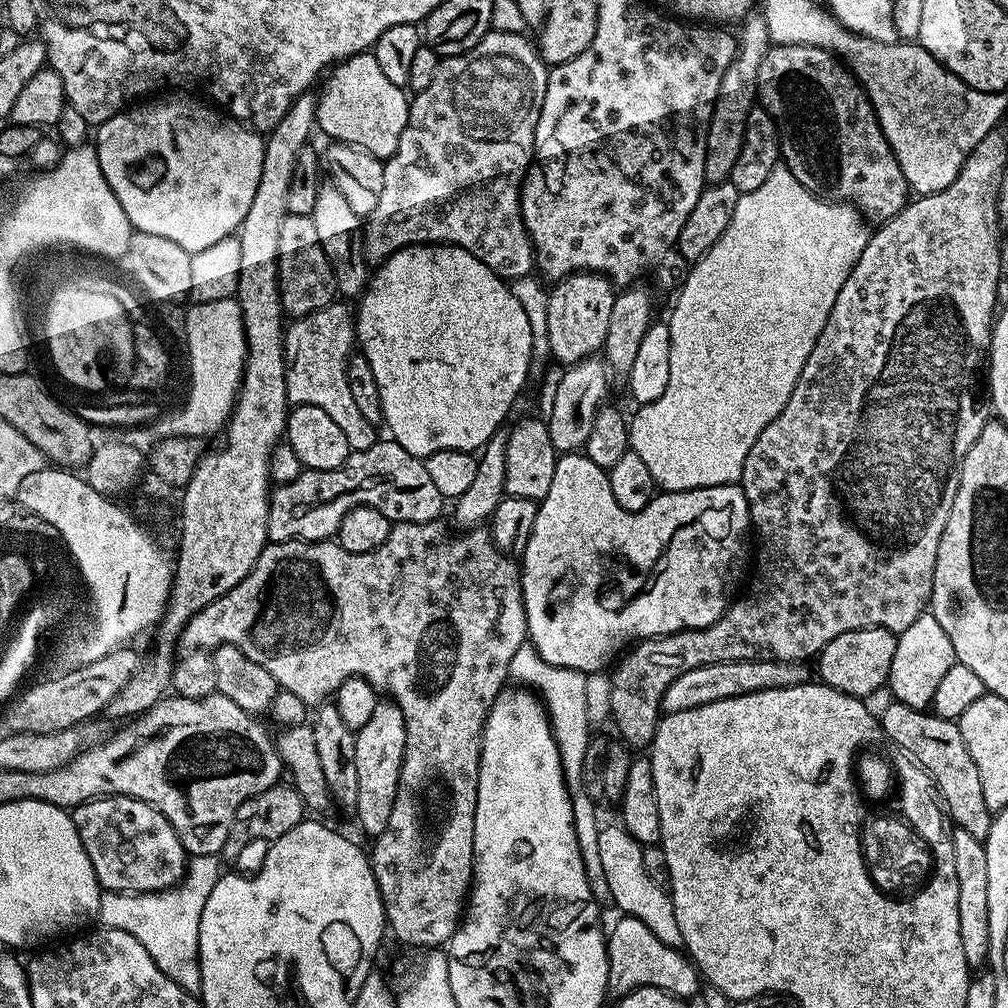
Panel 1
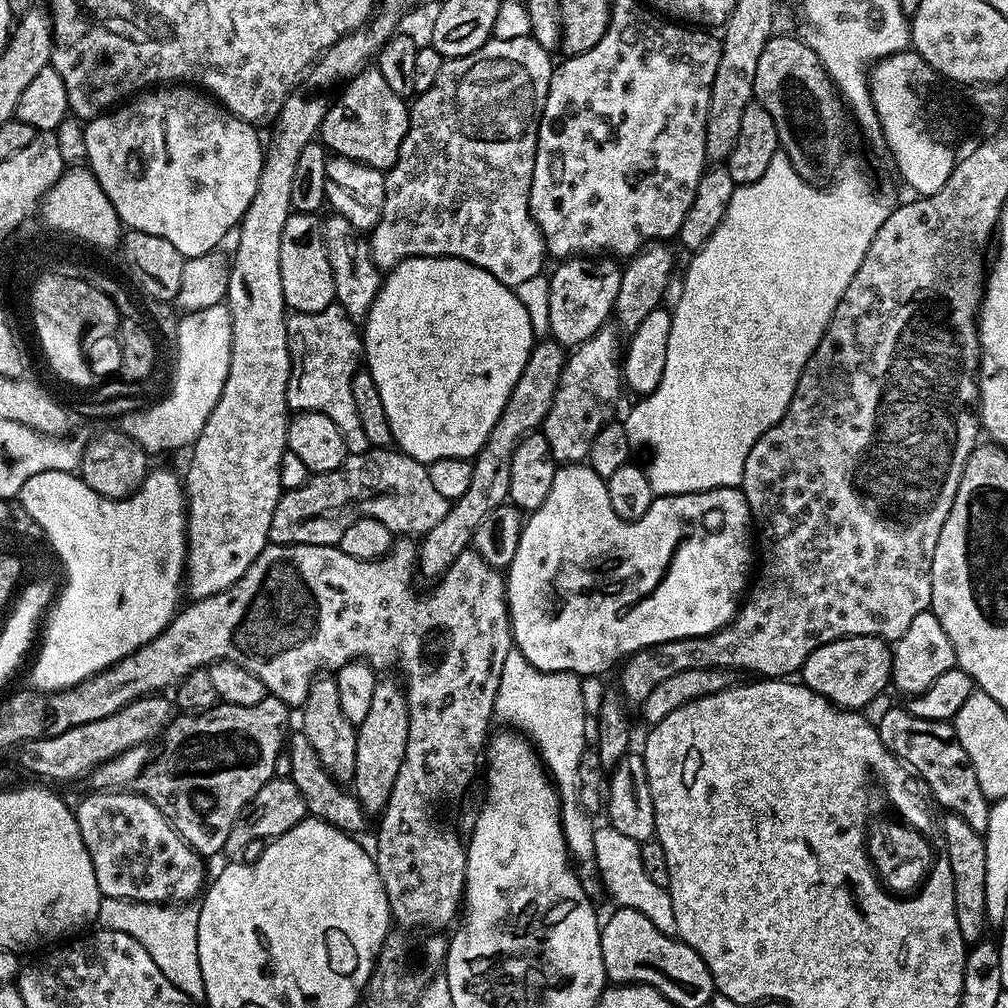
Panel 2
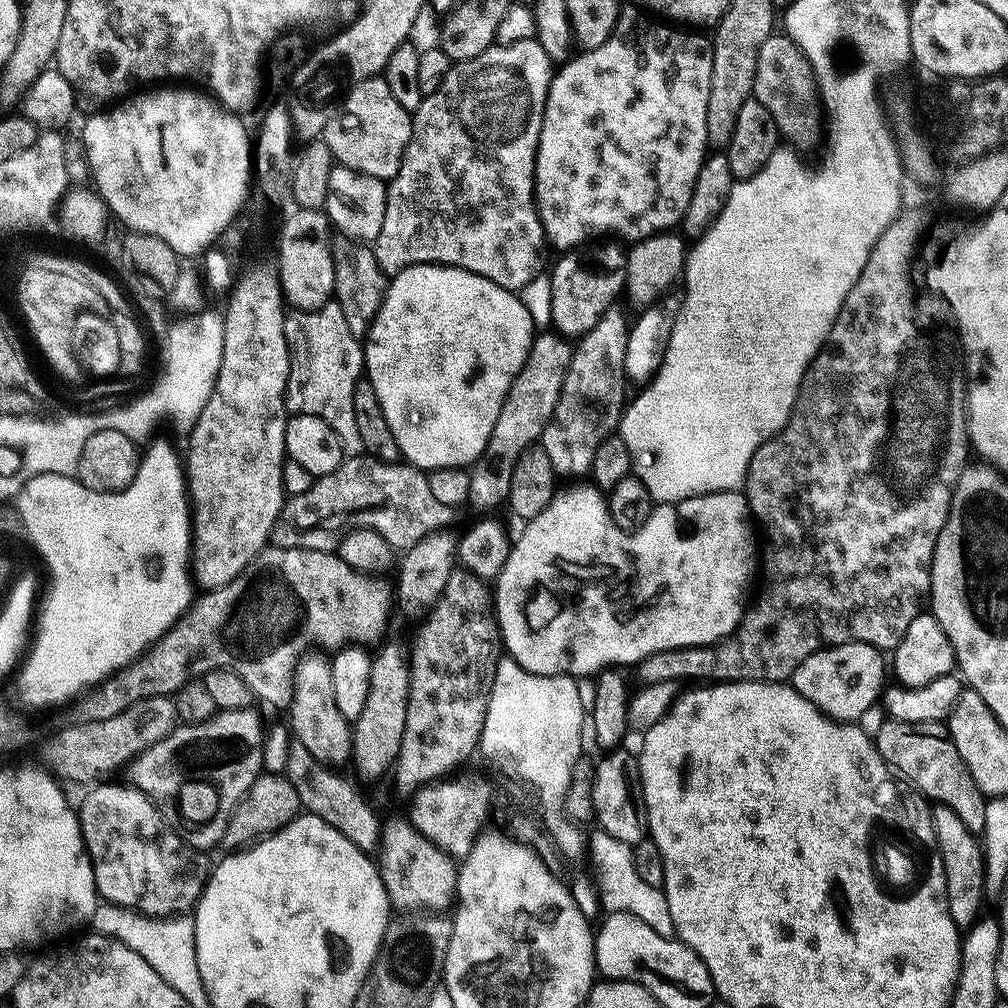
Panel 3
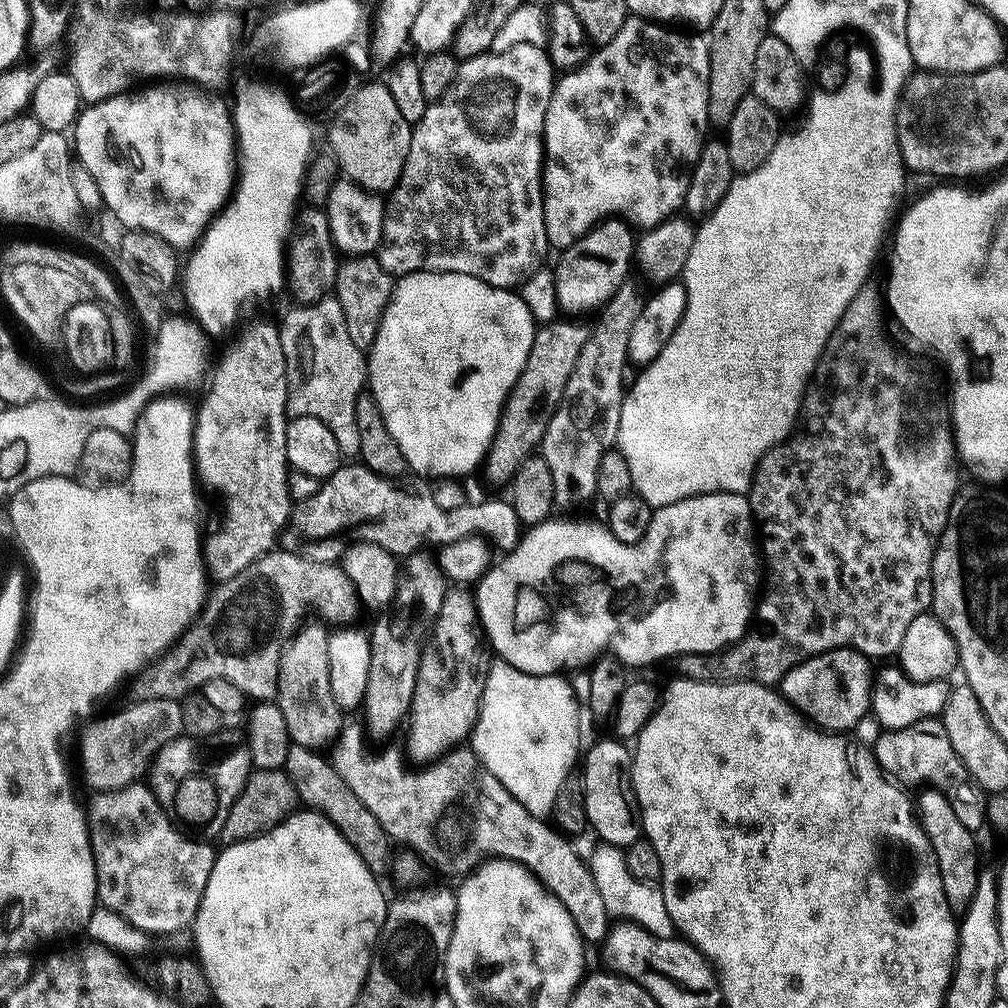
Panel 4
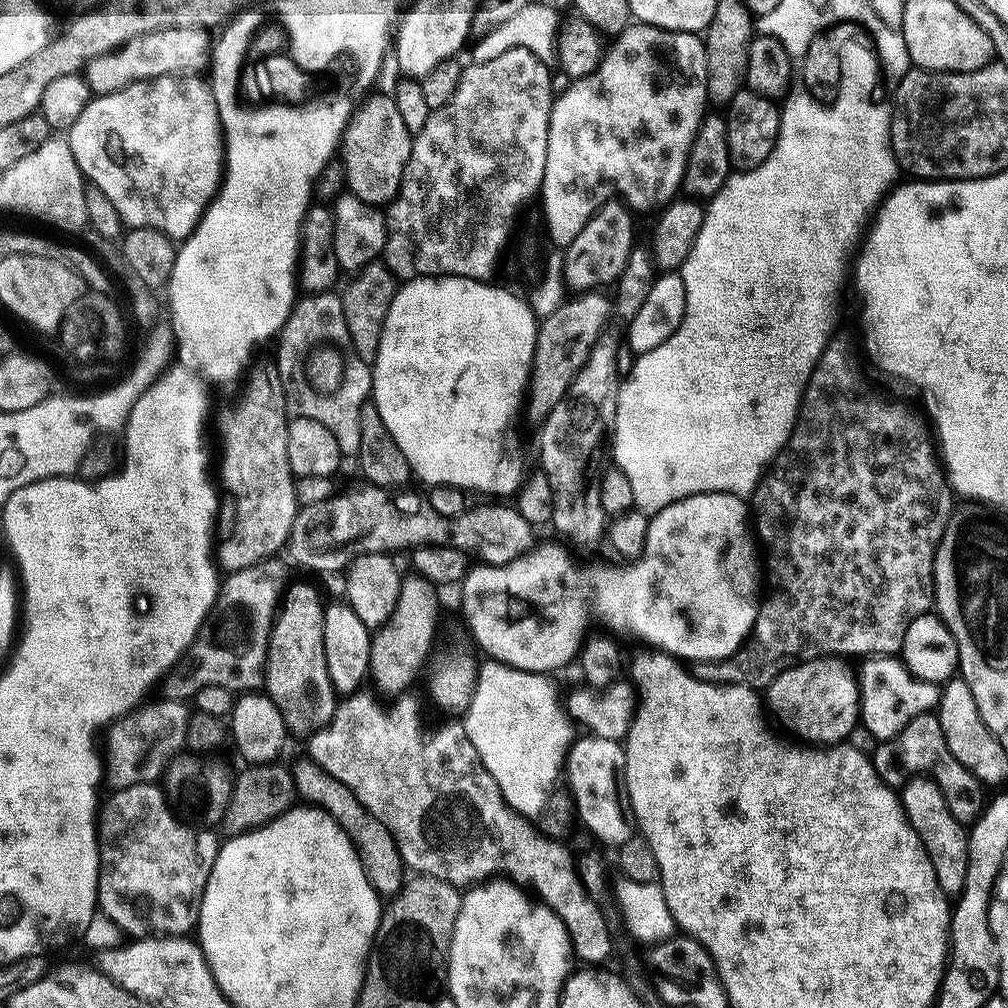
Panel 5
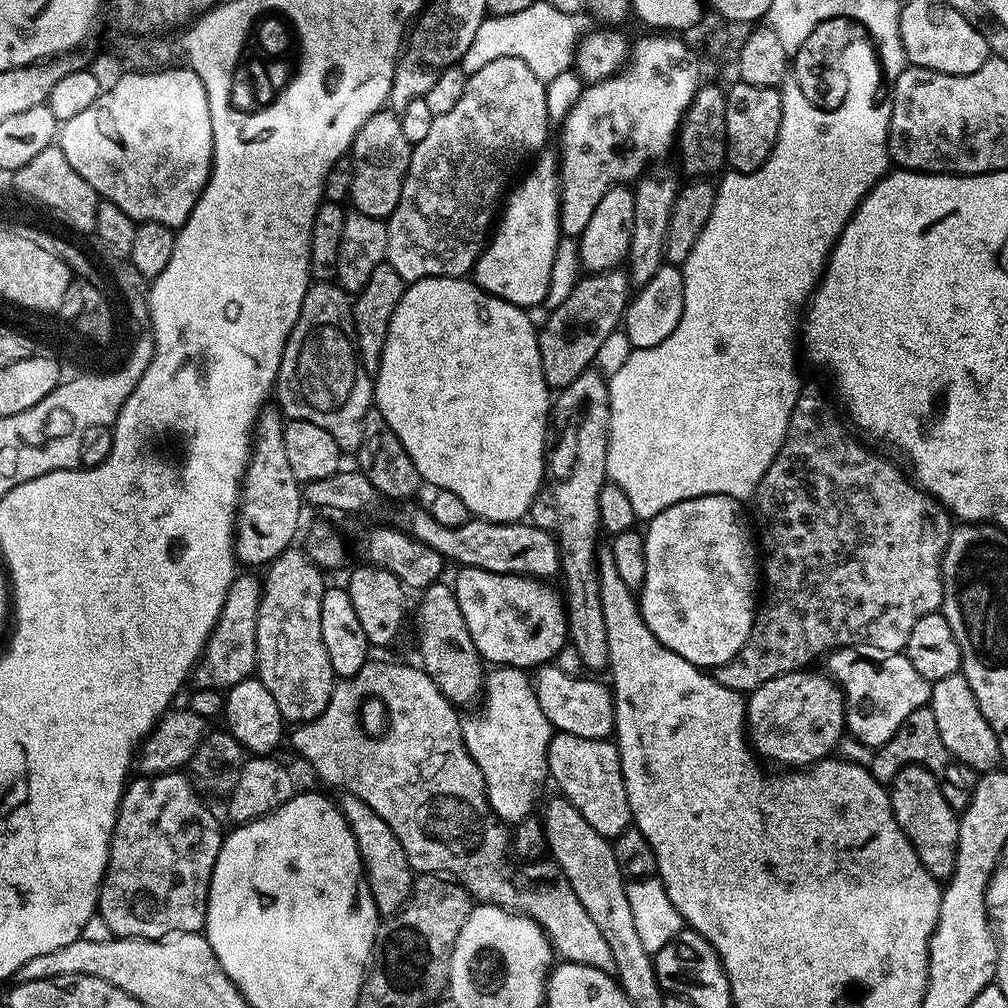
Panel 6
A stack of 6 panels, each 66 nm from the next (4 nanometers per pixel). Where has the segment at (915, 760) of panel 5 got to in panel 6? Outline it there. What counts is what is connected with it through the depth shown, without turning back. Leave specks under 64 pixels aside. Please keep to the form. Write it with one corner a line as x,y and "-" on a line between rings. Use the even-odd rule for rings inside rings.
925,706
914,710
914,714
906,717
906,722
898,726
898,730
881,748
875,749
875,756
870,767
872,777
878,783
885,786
891,785
892,779
900,773
900,769
906,764
920,764
938,782
942,790
942,798
950,802
950,806
957,814
970,806
970,798
976,789
978,774
970,766
966,766
961,760
955,760
946,750
946,742
942,742
942,734
938,734
938,722
934,719
934,710
931,706

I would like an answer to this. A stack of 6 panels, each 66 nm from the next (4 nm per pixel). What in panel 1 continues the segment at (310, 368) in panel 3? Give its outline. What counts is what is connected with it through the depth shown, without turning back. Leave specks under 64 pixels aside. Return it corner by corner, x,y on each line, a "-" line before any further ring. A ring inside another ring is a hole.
333,302
322,310
293,319
284,334
284,381
289,405
318,406
346,434
346,442
353,453
370,450
378,443
377,425
366,422
358,411
350,386
346,382
348,357
357,343
354,312
351,307

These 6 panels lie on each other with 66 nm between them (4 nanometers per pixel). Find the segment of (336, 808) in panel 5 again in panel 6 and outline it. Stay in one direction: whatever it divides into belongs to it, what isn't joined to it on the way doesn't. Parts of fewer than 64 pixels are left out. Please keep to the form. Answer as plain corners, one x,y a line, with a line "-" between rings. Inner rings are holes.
347,794
341,797
338,807
356,839
360,861
364,864
364,879
368,881
372,901
377,913
389,918
407,903
412,892
414,869
410,866
406,850
402,850
402,842
398,842
394,830
390,830
390,826
386,826
386,822
382,822
382,818
378,818
378,814
374,814
374,810
370,810
370,806
362,802
362,798

